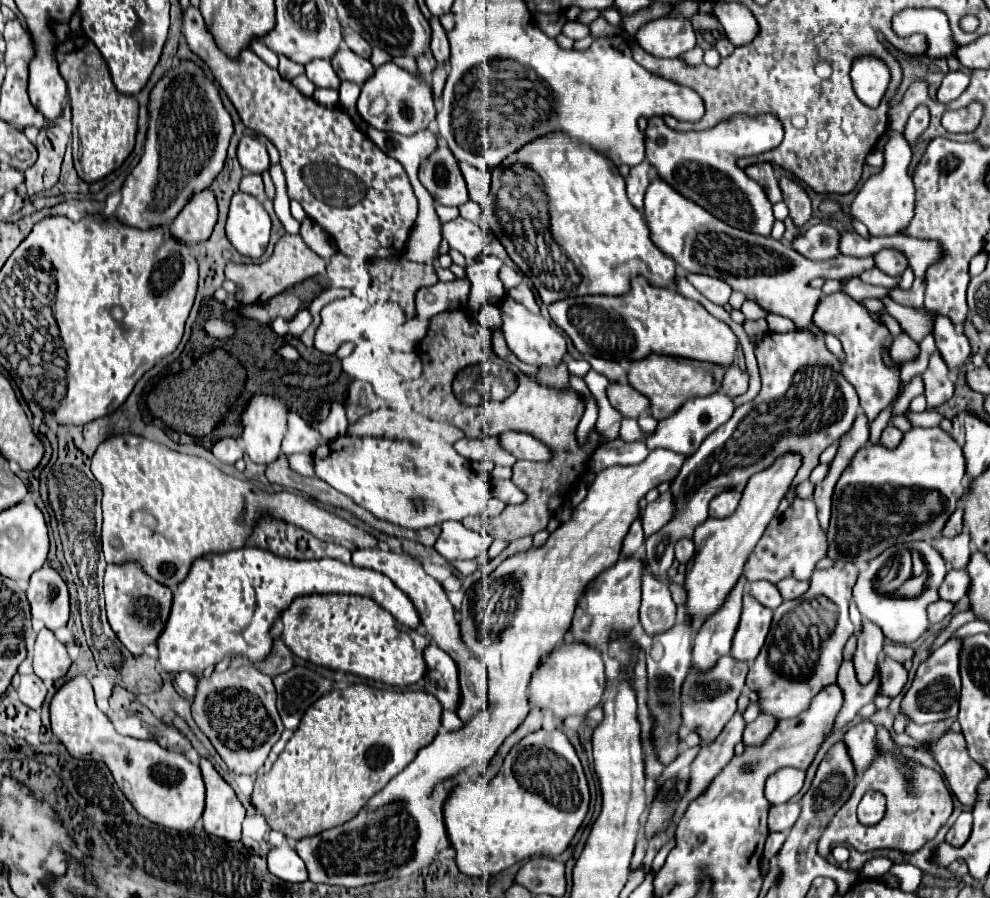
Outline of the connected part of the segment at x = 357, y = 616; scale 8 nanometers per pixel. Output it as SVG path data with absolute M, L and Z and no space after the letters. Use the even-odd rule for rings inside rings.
M349 594L299 596L281 612L283 642L305 662L355 674L389 686L409 686L423 678L423 650L429 644L419 630L399 624L377 602Z

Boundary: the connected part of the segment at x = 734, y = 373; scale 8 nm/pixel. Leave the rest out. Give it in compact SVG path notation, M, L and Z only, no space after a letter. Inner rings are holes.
M733 366L731 370L725 372L723 376L723 382L721 382L721 392L729 398L735 398L735 396L741 396L747 392L747 386L749 386L749 376L747 372L741 372L739 366Z

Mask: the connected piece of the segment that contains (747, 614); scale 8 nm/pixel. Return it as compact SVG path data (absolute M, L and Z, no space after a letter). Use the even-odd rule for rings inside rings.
M747 582L745 594L743 594L743 612L741 612L737 632L733 636L733 646L731 646L731 656L735 660L751 662L757 658L761 646L765 644L771 616L773 616L773 610L761 606L749 594L749 582Z

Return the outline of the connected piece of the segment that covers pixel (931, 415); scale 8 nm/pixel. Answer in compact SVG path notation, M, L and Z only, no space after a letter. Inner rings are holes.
M907 410L905 418L911 422L911 426L939 426L941 422L941 414L937 414L935 410L925 410L921 414Z

